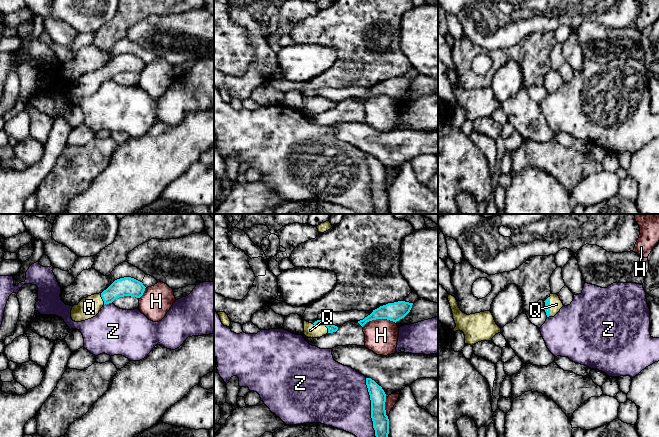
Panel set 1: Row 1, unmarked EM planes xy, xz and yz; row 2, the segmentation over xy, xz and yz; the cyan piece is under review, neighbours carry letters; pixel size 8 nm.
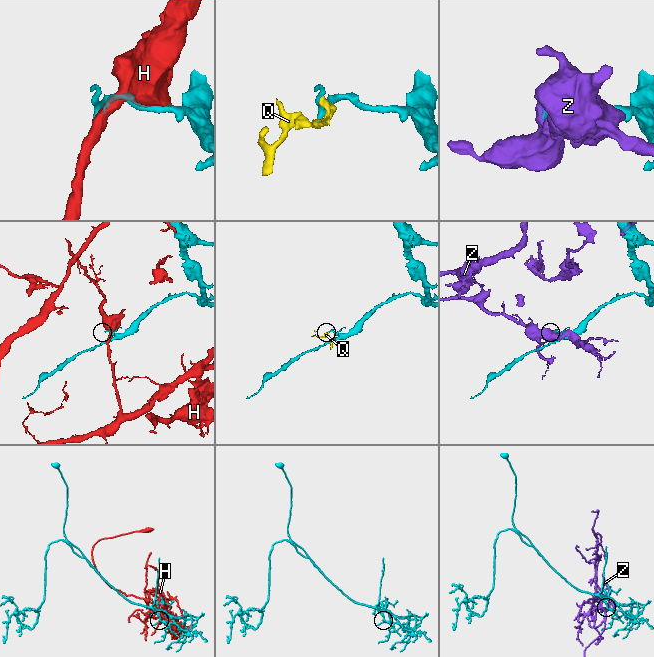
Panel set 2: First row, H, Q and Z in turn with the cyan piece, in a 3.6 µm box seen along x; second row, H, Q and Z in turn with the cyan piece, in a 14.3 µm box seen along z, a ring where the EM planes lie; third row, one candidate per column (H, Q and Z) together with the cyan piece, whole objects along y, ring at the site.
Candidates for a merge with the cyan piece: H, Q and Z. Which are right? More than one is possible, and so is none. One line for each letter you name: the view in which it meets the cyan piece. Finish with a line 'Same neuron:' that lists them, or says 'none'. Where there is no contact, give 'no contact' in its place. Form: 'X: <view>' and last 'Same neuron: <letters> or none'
Q: yz
Same neuron: Q

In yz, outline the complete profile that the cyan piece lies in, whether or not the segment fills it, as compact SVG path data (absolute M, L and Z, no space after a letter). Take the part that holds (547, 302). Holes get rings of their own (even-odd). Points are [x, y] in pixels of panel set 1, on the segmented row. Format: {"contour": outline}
{"contour": "M550 294L550 296L544 301L547 317L554 317L560 309L564 306L557 294Z"}

